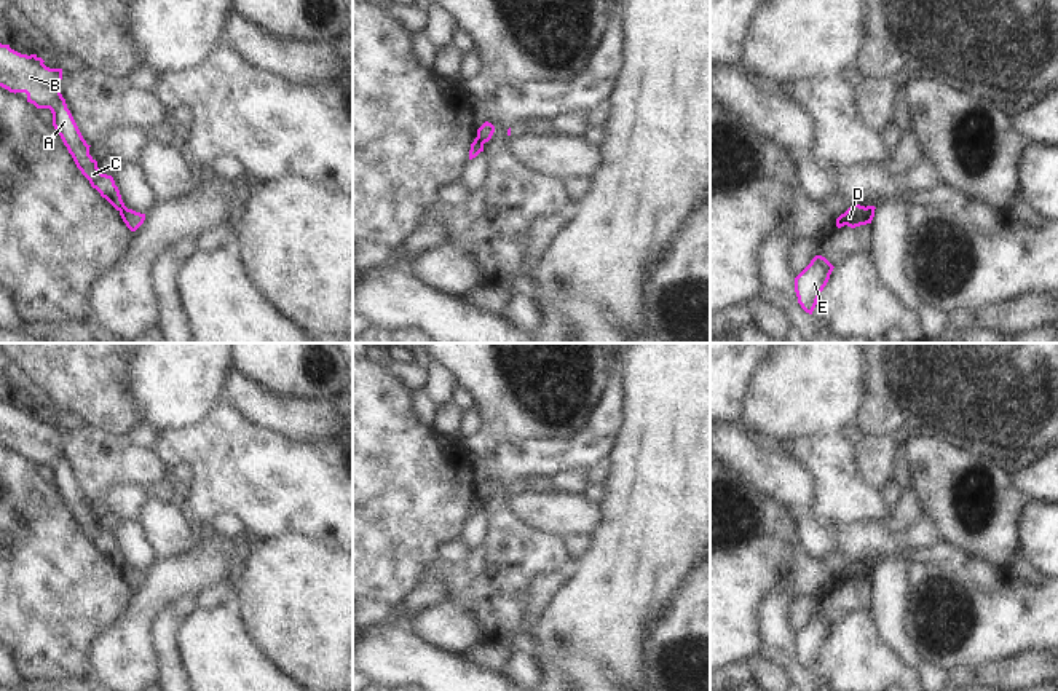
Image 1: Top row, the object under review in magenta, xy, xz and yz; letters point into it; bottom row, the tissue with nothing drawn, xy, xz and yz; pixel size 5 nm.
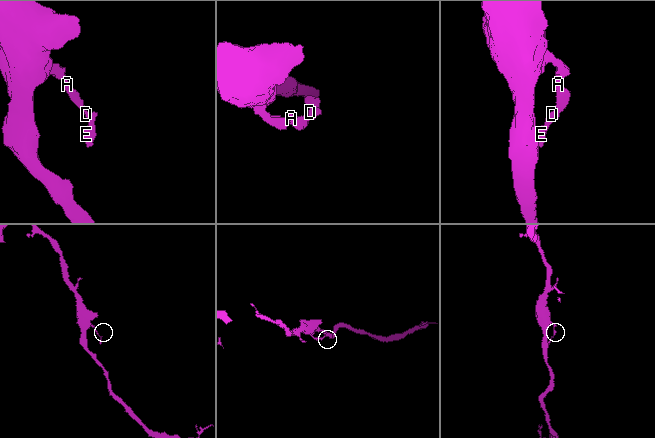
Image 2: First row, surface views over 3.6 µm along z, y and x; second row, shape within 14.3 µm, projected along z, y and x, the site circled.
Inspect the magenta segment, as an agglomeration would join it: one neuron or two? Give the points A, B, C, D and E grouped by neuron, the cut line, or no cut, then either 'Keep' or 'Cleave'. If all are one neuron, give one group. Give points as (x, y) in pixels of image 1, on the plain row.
Groups: A B C / D E. Split along xz (476, 495), (482, 501). Cleave.

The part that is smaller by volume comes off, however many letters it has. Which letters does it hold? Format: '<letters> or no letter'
D, E

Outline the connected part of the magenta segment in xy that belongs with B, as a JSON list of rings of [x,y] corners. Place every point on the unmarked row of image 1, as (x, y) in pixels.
[[[0,401],[0,444],[14,452],[26,450],[27,460],[37,466],[51,468],[53,484],[77,525],[89,538],[91,544],[121,570],[126,563],[113,535],[99,528],[97,519],[89,512],[91,503],[83,496],[59,448],[62,426],[49,426],[43,420],[37,412],[21,412],[11,407],[10,402]]]

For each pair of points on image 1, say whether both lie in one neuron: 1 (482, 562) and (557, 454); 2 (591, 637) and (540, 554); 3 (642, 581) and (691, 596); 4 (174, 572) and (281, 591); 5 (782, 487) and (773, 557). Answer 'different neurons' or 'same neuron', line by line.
1: same neuron
2: different neurons
3: different neurons
4: different neurons
5: different neurons

